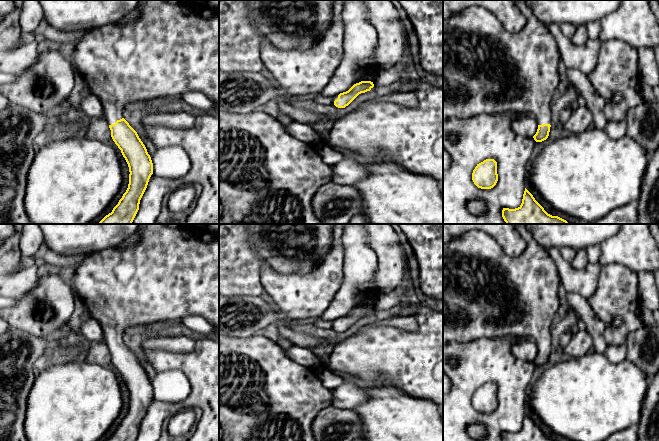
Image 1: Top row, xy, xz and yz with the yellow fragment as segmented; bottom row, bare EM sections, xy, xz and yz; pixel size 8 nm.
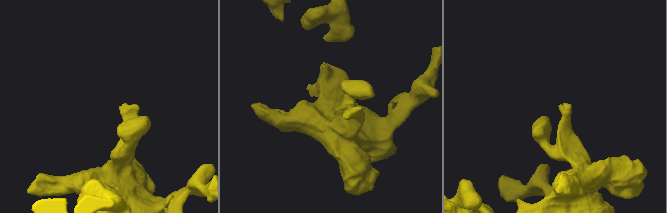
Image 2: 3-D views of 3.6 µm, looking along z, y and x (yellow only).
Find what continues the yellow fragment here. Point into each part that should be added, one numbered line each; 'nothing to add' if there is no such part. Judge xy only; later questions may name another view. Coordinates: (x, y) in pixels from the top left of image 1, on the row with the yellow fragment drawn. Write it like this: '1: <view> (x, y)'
1: xy (168, 49)

